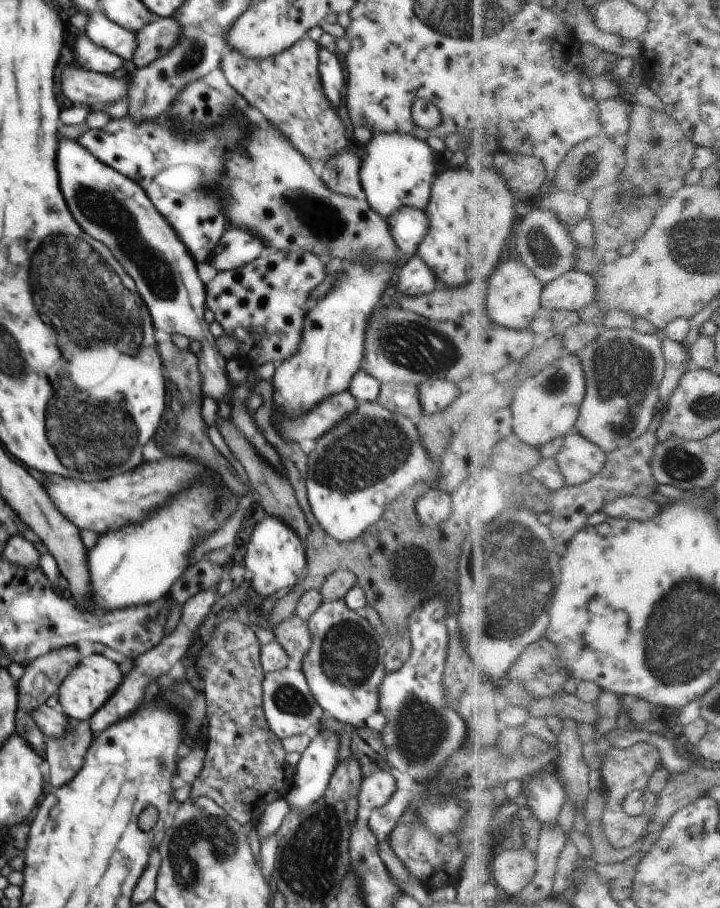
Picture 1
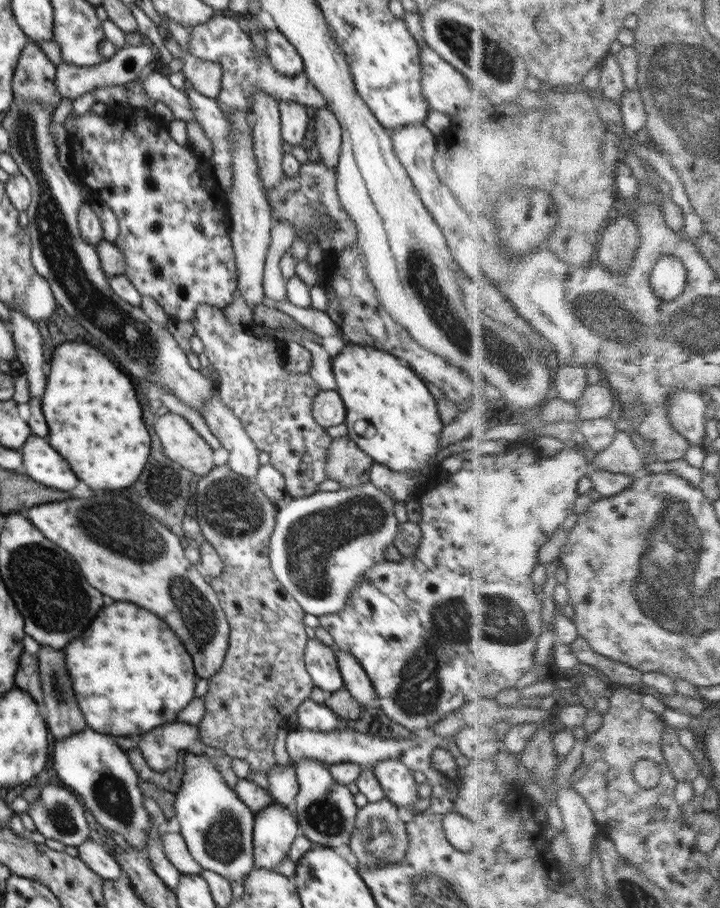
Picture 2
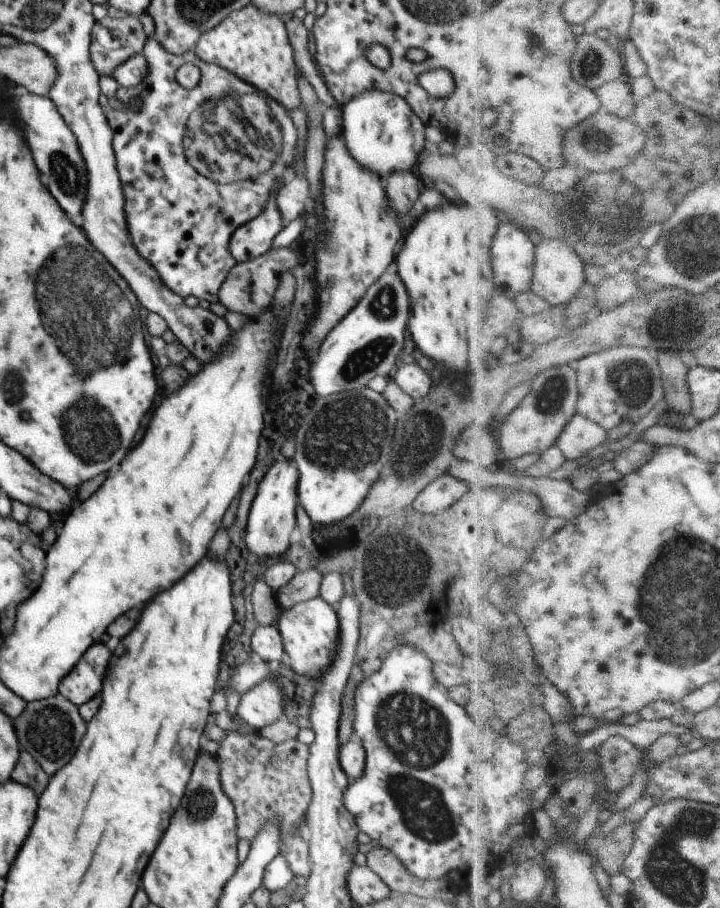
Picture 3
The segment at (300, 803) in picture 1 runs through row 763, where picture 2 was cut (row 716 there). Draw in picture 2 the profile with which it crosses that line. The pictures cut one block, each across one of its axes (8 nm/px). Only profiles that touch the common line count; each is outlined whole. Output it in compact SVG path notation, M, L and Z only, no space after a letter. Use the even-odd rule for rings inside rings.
M309 698L298 705L296 714L299 725L313 731L336 731L338 716L324 704L318 704Z

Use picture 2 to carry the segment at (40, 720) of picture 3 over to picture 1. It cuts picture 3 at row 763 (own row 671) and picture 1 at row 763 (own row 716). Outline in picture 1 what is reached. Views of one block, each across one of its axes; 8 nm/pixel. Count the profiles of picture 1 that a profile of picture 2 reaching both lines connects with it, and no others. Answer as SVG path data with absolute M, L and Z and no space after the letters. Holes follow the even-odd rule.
M69 720L69 731L60 739L46 738L44 759L50 766L50 782L60 788L68 784L84 764L84 754L93 741L89 721Z

